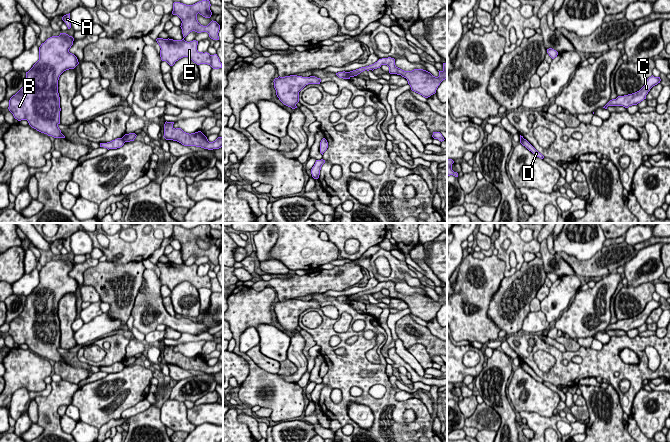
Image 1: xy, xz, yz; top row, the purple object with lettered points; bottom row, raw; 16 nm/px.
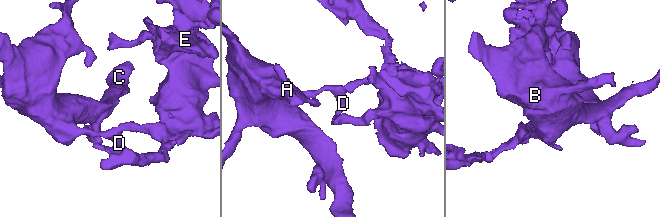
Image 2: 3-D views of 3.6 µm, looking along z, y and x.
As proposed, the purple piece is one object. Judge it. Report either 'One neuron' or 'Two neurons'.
Two neurons

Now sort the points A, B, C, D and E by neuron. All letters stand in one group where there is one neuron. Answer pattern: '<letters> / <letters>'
A B C D / E

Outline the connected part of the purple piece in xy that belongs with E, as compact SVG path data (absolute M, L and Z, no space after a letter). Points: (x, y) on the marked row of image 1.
M157 38L156 41L161 48L161 60L166 61L170 66L173 66L179 59L188 57L197 65L208 64L213 69L222 68L217 54L210 55L197 50L198 41L196 40L187 42L184 38L182 40Z

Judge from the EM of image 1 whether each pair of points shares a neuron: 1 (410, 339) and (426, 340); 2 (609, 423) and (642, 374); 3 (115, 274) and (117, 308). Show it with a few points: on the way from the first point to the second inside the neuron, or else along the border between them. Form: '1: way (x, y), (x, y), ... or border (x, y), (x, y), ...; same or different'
1: way (414, 339), (422, 339); same
2: border (610, 385), (616, 391), (619, 404), (624, 412); different
3: way (115, 282), (117, 285), (117, 300); same

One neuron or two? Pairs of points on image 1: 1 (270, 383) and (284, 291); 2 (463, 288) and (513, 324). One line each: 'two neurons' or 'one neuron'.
1: two neurons
2: two neurons

